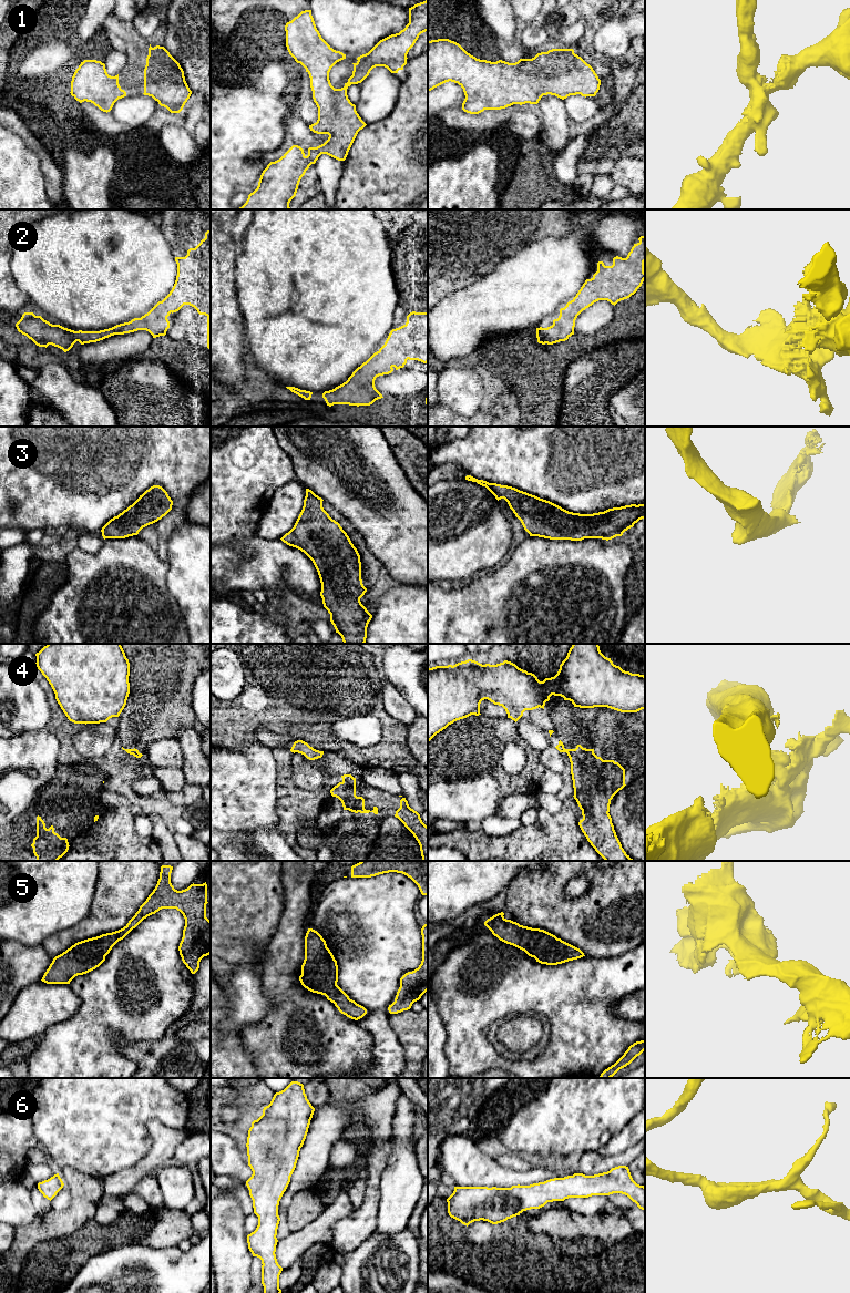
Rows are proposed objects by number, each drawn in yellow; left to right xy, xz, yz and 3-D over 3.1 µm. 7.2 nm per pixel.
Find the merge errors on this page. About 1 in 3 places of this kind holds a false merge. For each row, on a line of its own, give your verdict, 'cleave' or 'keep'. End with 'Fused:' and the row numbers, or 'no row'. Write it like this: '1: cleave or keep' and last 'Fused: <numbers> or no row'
1: keep
2: keep
3: keep
4: cleave
5: keep
6: keep
Fused: 4

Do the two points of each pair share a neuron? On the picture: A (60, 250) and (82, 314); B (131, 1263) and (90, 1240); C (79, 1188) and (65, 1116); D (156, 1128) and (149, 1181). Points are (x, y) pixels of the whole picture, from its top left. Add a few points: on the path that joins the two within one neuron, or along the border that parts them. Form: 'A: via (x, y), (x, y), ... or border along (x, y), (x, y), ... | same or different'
A: via (75, 266), (82, 273), (82, 298) | same
B: border along (129, 1242), (119, 1243), (96, 1253), (84, 1264) | different
C: border along (58, 1171), (65, 1167), (71, 1167), (100, 1179) | different
D: border along (154, 1173), (144, 1176), (132, 1191) | different

